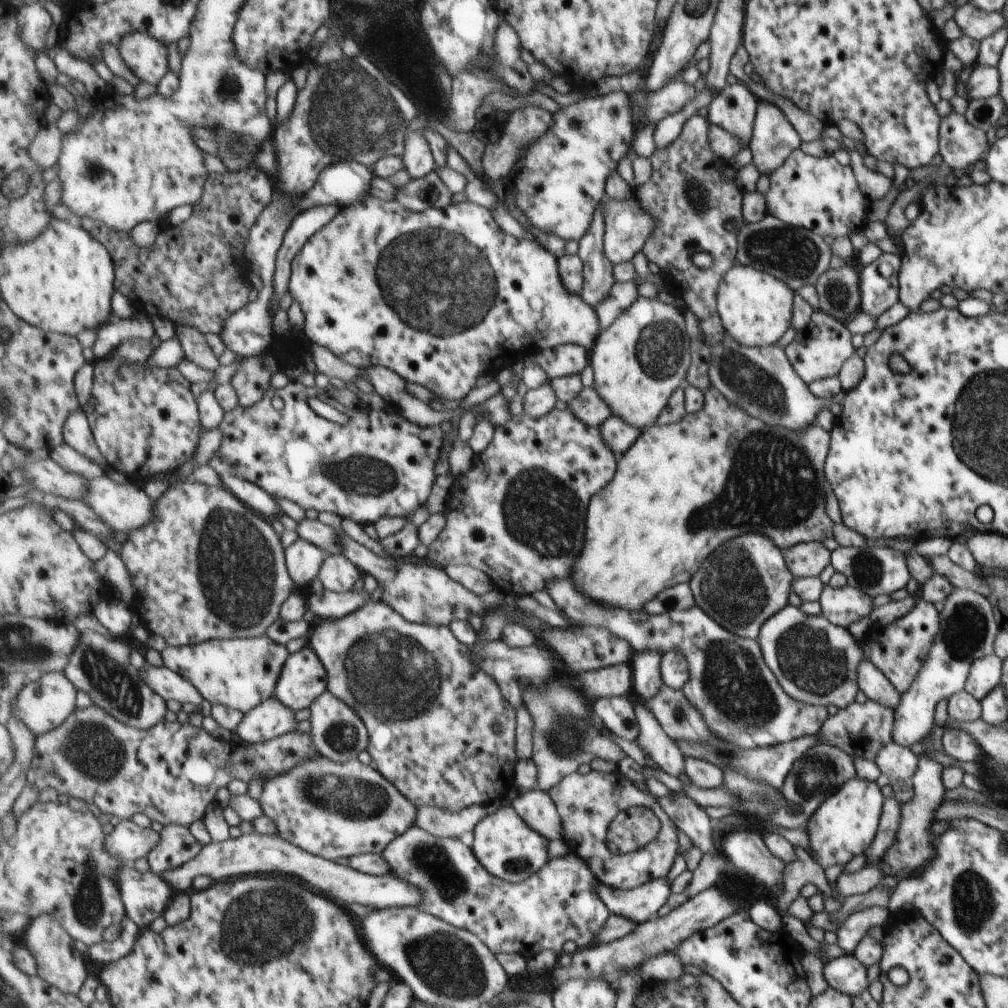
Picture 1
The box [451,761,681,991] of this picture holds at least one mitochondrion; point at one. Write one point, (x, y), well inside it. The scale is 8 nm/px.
(635, 835)

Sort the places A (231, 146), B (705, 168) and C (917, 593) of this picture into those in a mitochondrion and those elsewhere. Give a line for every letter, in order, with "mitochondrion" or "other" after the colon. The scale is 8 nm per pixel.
A: mitochondrion
B: mitochondrion
C: other

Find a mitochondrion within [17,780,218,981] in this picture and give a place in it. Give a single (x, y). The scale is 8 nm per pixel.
(88, 905)

